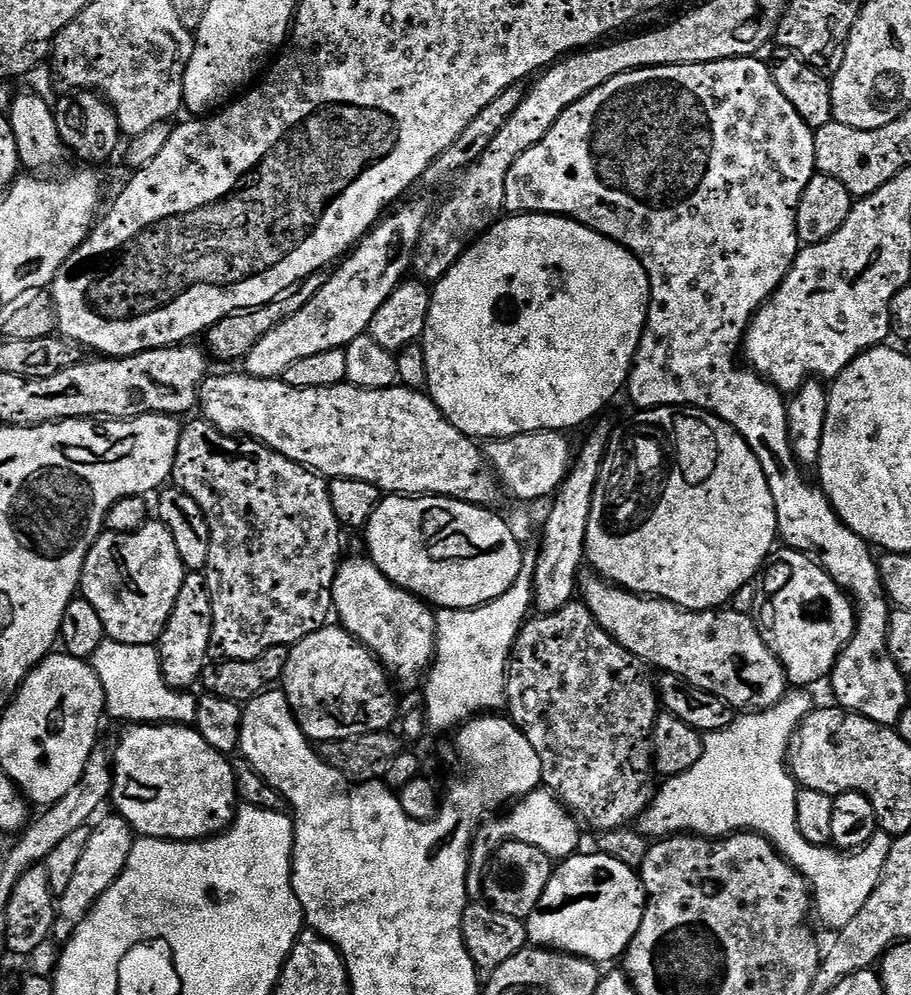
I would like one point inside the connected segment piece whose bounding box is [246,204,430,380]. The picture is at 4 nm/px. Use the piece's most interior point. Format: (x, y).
(342, 311)

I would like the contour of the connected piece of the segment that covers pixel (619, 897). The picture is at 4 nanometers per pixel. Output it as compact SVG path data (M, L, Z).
M573 854L555 869L538 902L538 906L526 918L528 938L533 945L545 950L555 950L570 956L581 956L597 966L604 966L607 960L619 961L628 951L628 943L638 934L638 926L644 917L646 897L643 883L637 873L621 861L601 854L580 856Z

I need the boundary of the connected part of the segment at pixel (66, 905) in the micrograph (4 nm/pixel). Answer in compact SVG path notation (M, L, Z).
M111 815L92 828L90 842L86 842L86 851L78 862L78 870L74 870L70 886L66 886L66 890L59 893L58 915L52 928L52 936L60 939L60 942L66 942L72 937L76 926L86 919L88 911L96 905L98 898L102 898L102 894L106 894L106 890L114 886L114 882L123 874L124 867L128 864L134 843L133 830L120 815Z

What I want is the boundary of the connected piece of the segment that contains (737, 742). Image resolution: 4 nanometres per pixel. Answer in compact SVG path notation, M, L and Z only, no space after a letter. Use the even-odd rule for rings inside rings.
M792 690L772 708L760 711L748 710L737 715L731 724L721 728L719 732L710 732L704 736L702 758L690 766L680 776L667 777L659 785L656 797L638 817L639 831L648 838L667 838L677 834L695 834L709 838L730 836L733 832L758 832L775 846L784 859L789 860L804 875L810 885L814 897L814 912L826 927L839 930L870 902L870 894L874 894L874 886L878 886L882 870L886 866L886 858L892 849L893 837L888 833L876 831L863 848L845 854L832 846L821 846L806 842L798 830L798 814L796 813L796 793L798 785L791 772L788 771L788 747L792 736L800 723L814 711L814 703L807 696L807 691Z

